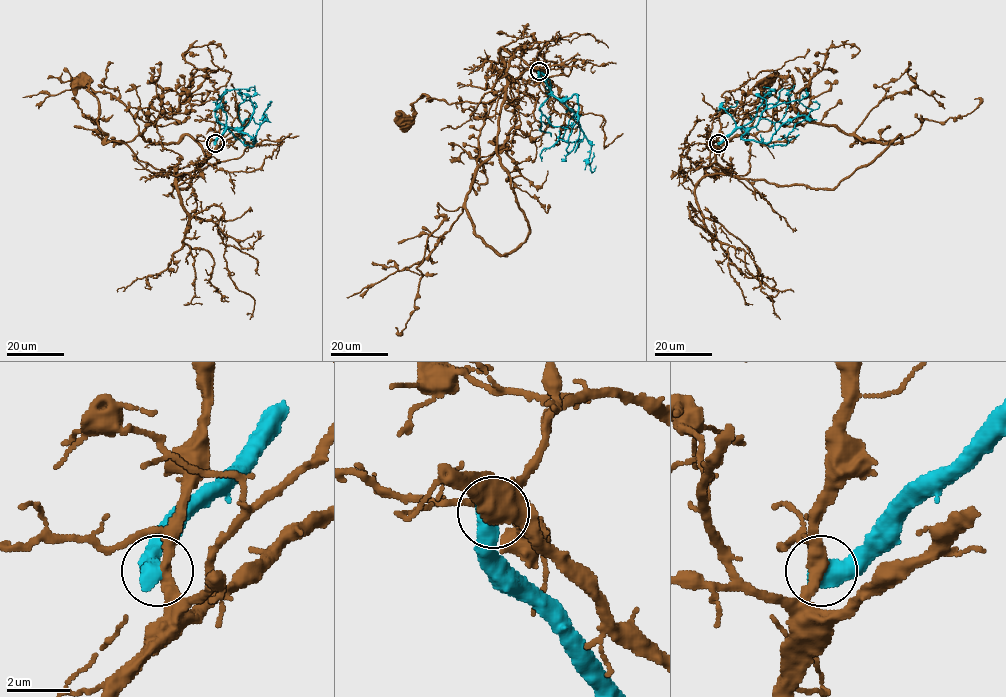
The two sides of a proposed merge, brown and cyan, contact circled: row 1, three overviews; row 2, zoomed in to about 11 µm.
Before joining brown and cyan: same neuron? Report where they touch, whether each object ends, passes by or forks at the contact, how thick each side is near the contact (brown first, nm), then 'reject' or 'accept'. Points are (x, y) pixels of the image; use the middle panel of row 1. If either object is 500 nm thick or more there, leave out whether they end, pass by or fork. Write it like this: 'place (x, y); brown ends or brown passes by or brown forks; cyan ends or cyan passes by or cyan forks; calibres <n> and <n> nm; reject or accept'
place (539, 71); calibres 380 and 700 nm; reject

